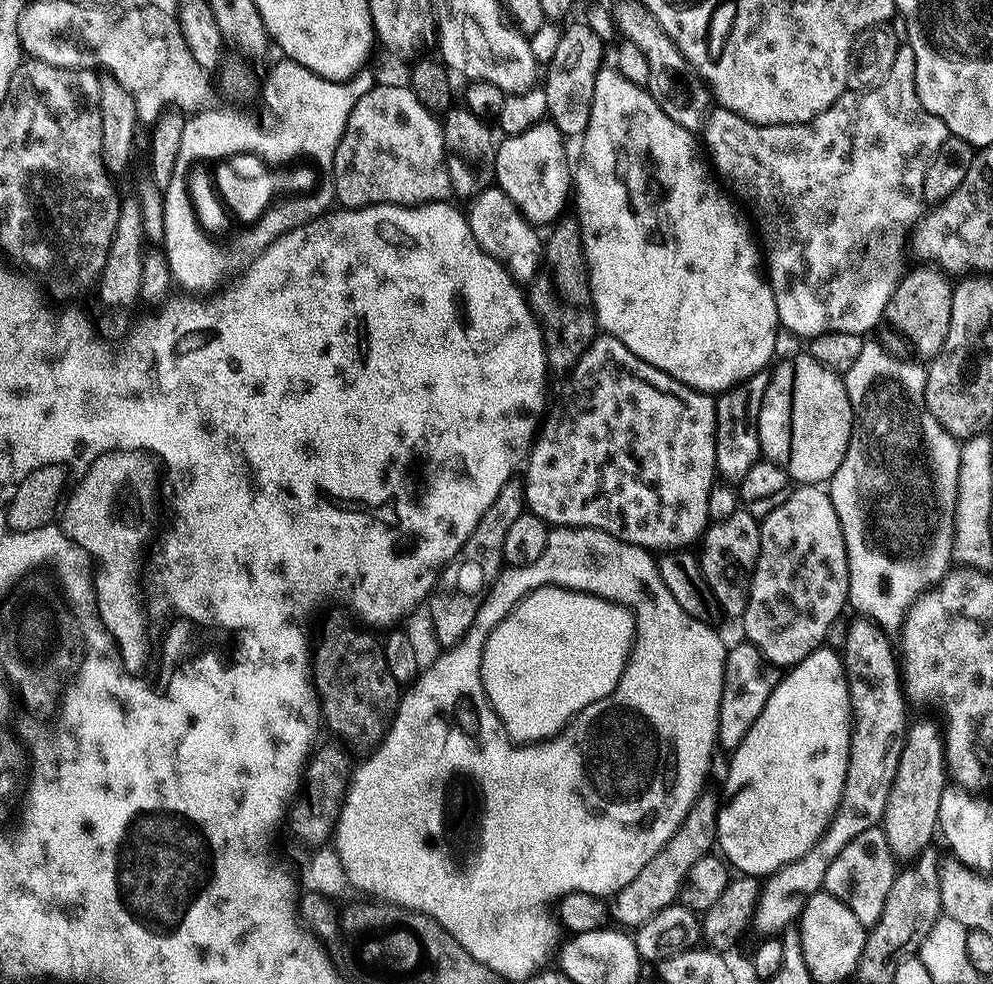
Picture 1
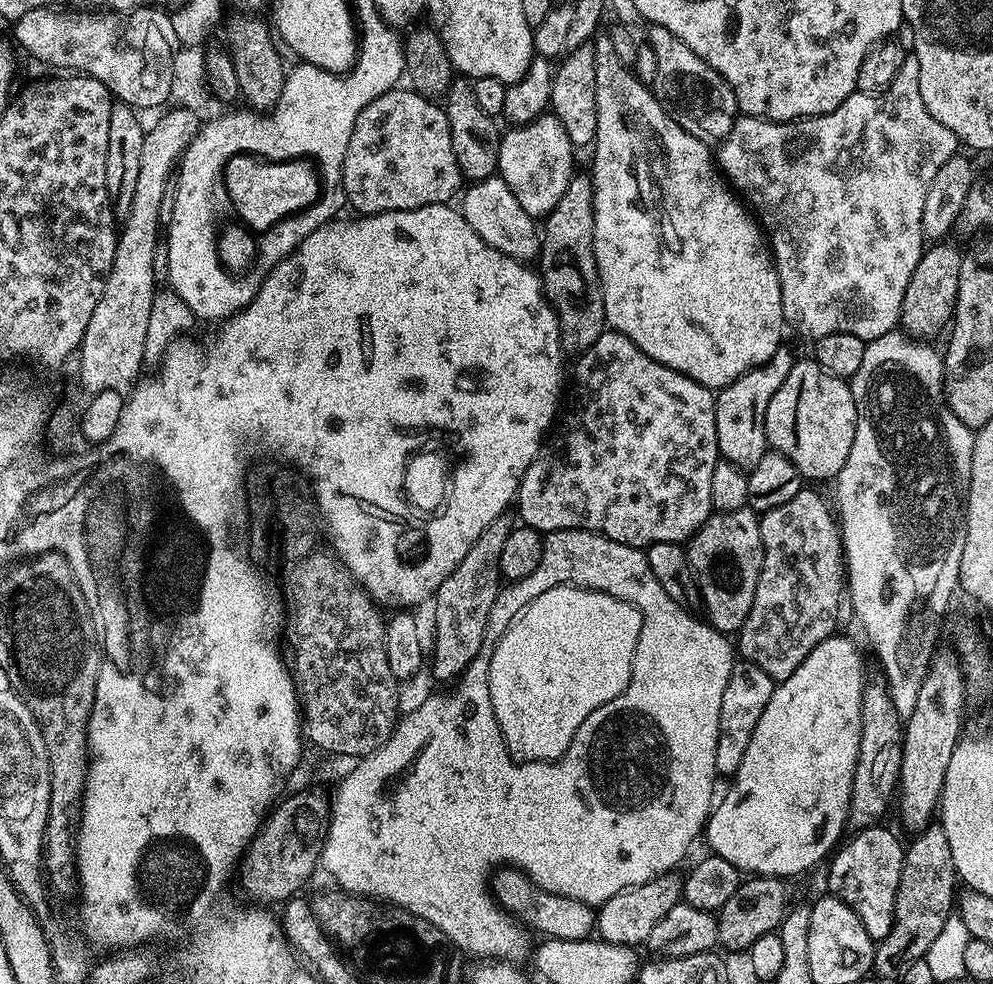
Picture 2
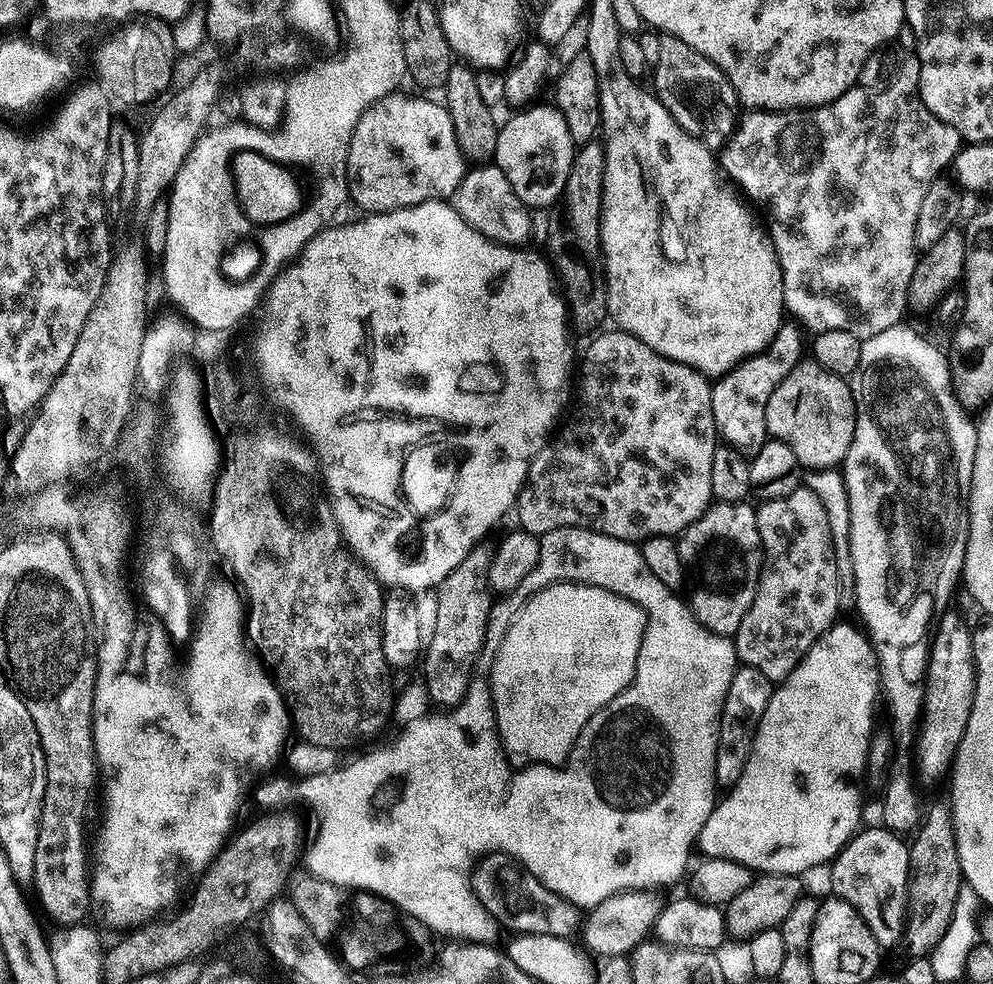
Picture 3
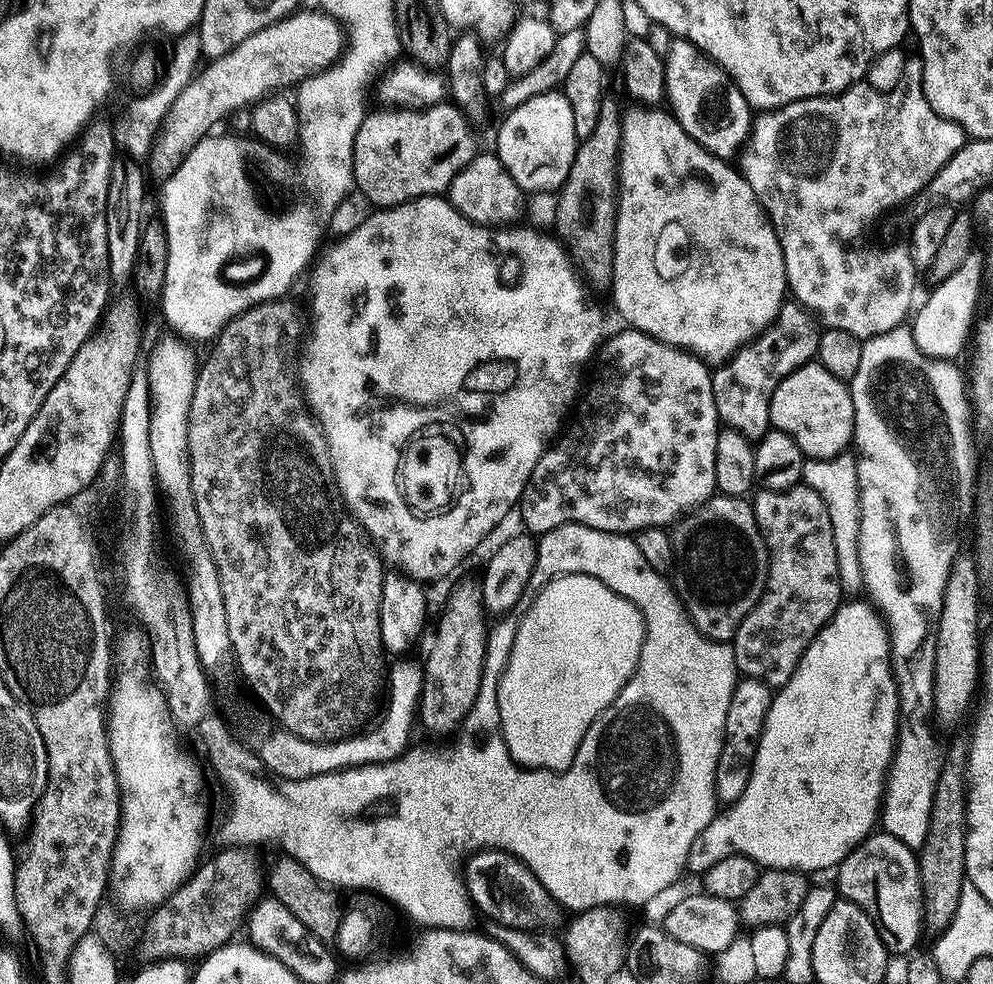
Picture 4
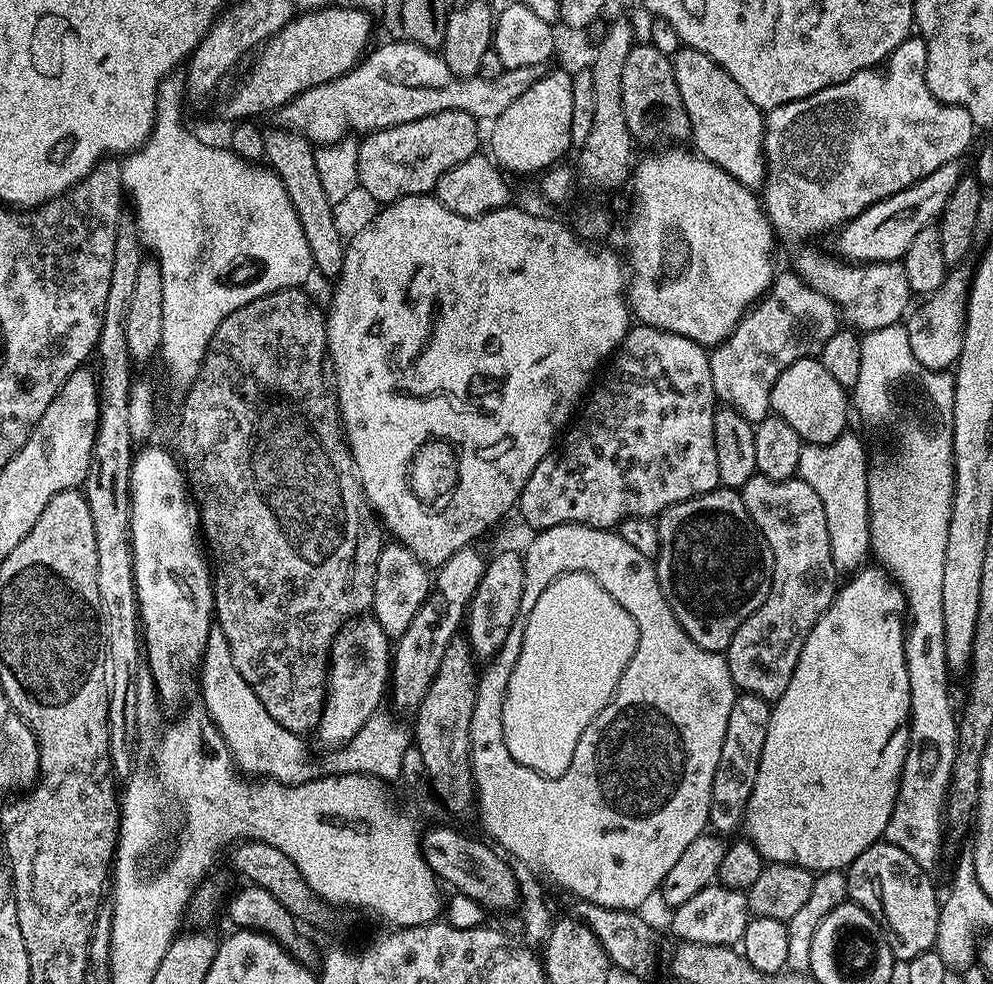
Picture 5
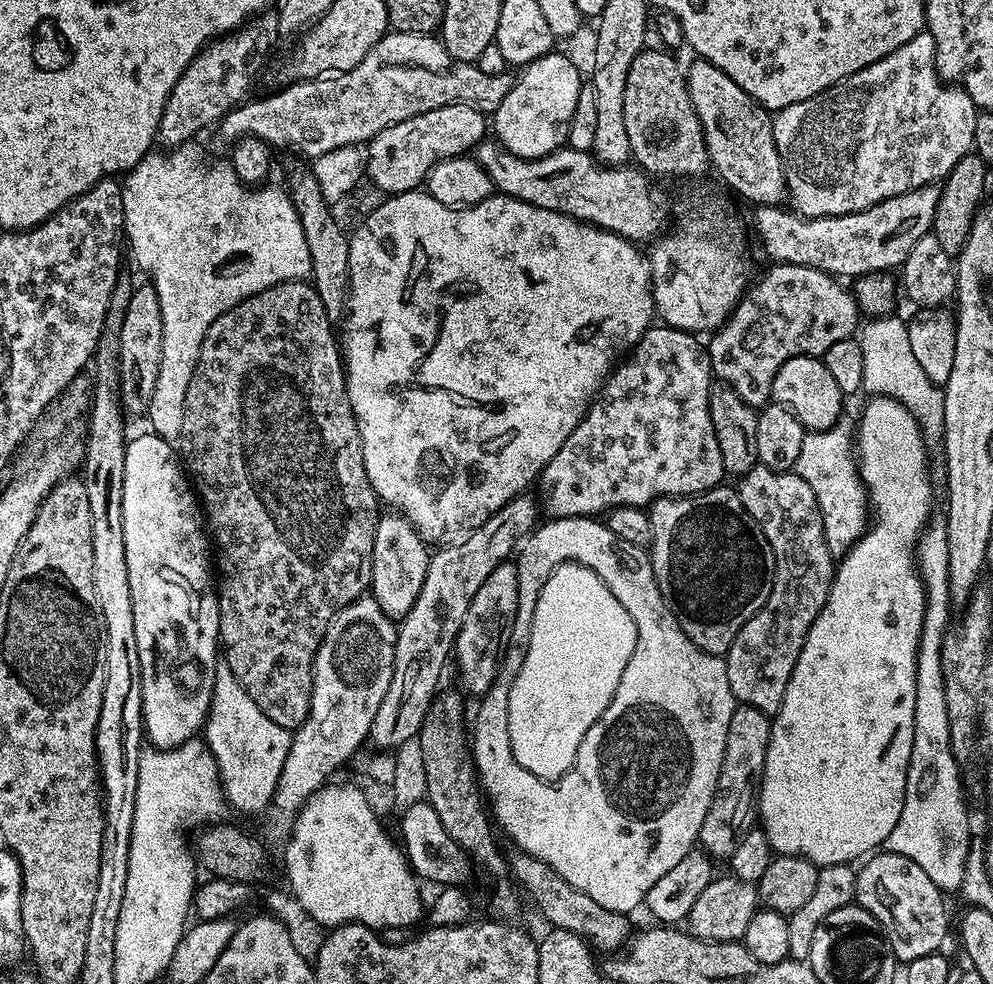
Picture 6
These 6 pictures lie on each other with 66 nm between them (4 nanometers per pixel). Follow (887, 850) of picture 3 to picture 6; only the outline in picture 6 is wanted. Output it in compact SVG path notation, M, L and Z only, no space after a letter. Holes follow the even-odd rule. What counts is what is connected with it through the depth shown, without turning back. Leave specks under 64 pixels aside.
M880 850L869 855L859 865L855 903L879 922L897 961L922 958L922 954L938 952L945 947L943 944L948 936L948 912L944 909L944 900L945 893L934 886L930 874L926 874L918 862L910 862L910 858L902 854Z

